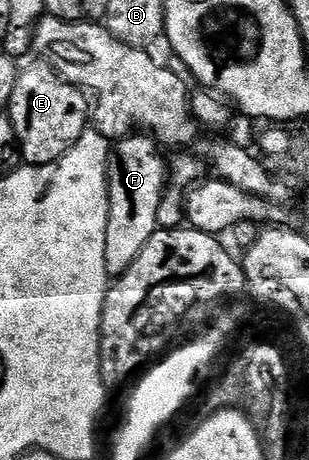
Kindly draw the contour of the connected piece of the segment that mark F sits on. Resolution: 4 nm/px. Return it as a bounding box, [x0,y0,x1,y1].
[104,133,168,277]

